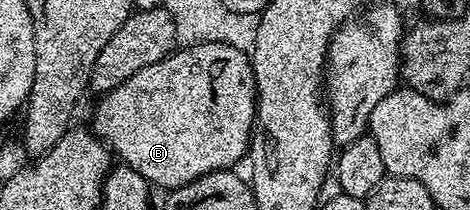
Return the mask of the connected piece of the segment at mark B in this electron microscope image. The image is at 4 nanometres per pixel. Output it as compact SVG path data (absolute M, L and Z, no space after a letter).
M222 40L209 42L208 44L188 44L166 56L163 60L153 62L153 66L145 66L133 74L121 86L117 86L111 92L102 93L98 97L99 105L95 108L95 117L92 118L90 127L109 145L112 153L122 163L129 165L137 174L147 179L148 184L156 189L170 190L180 188L197 178L201 178L210 172L221 172L236 167L239 159L248 155L251 147L253 129L257 123L257 91L255 88L255 74L251 65L251 57L244 49L235 48L231 44L225 44Z

